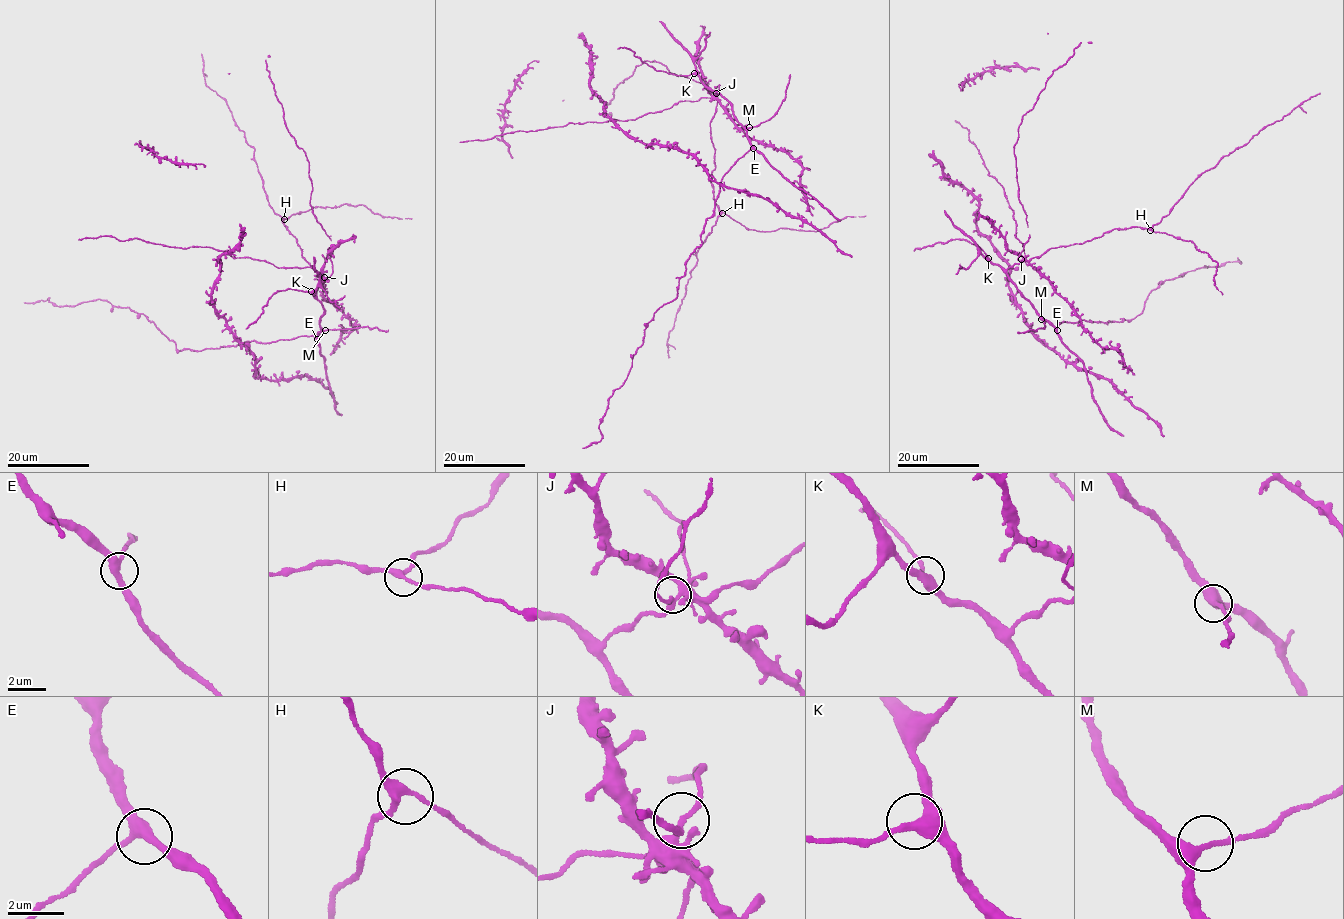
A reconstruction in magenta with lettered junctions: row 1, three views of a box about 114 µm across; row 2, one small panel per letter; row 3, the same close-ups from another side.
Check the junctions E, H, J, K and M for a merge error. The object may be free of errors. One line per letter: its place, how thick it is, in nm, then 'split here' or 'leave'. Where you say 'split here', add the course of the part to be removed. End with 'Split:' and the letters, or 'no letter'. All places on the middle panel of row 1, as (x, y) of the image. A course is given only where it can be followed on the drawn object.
E: at (753, 148); 320 nm thick; leave
H: at (722, 213); 260 nm thick; leave
J: at (716, 93); 180 nm thick; leave
K: at (694, 73); 360 nm thick; leave
M: at (749, 127); 240 nm thick; leave
Split: no letter

